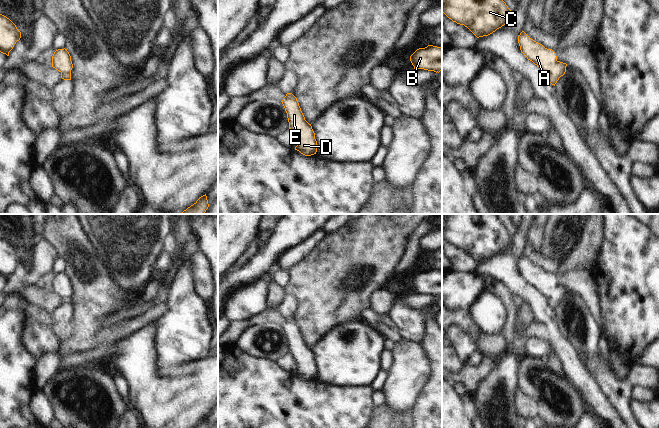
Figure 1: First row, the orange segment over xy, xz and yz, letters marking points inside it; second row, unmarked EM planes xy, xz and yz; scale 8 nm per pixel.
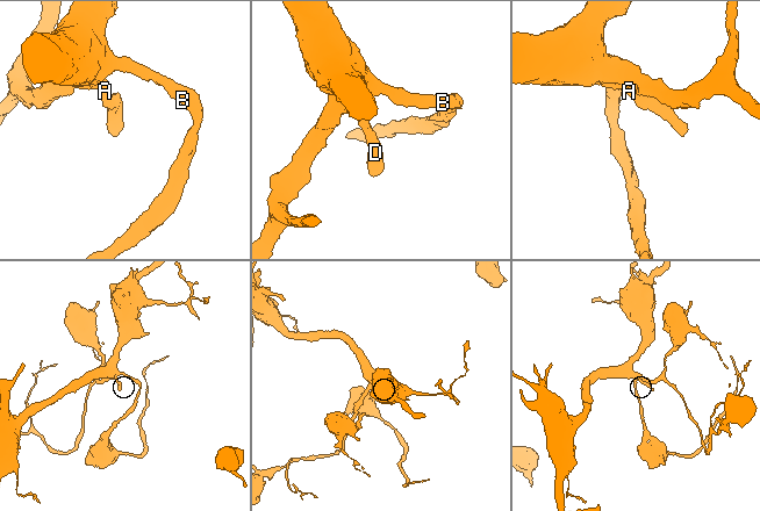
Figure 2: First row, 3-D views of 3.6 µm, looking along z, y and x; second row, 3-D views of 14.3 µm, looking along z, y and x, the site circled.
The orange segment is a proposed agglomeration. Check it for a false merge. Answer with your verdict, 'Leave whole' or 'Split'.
Leave whole.

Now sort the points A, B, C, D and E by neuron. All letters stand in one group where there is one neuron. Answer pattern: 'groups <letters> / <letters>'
groups A B C D E

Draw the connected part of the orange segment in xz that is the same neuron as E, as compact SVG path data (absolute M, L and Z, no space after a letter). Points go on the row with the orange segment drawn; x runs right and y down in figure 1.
M287 93L281 101L289 122L289 129L292 130L297 140L295 150L305 156L311 156L317 152L317 141L315 133L301 111L297 98L292 93Z

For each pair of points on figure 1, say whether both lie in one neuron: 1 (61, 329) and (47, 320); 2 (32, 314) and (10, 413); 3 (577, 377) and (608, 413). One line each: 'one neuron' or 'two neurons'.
1: two neurons
2: two neurons
3: one neuron

